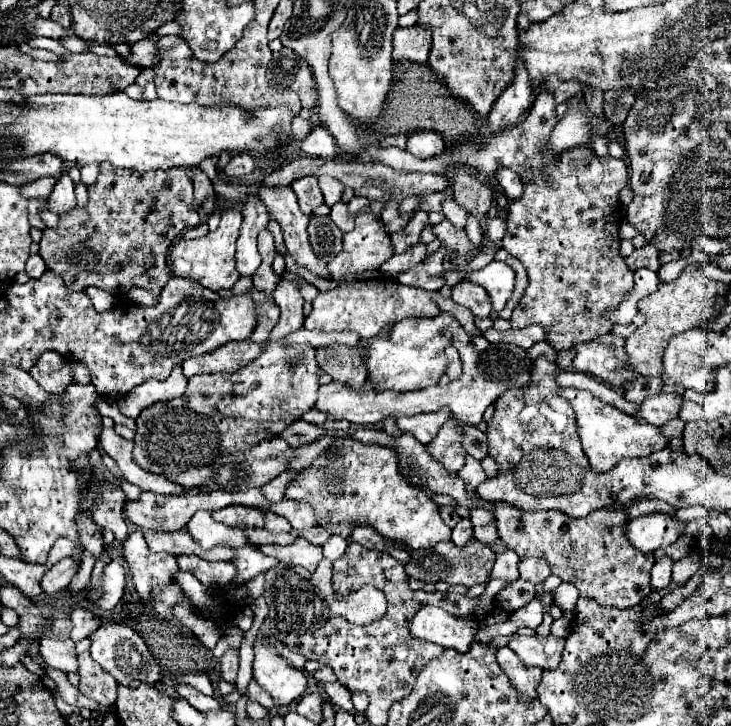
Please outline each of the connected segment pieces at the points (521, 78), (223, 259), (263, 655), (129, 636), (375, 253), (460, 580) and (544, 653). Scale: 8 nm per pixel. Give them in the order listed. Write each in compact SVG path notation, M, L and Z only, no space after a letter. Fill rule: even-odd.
M522 59L516 63L516 77L512 85L498 97L494 103L490 115L488 115L488 127L498 133L504 127L510 127L520 121L520 117L528 111L528 107L534 101L534 91L530 87L530 77L522 65Z
M228 207L222 211L220 227L214 233L208 233L200 239L194 241L178 241L172 251L170 251L170 261L172 261L172 273L176 277L186 277L192 281L198 281L202 287L220 291L220 289L232 289L234 283L238 281L240 273L236 271L236 239L238 239L238 229L242 225L242 213L238 207Z
M264 635L256 637L254 653L254 679L278 701L278 707L288 707L292 701L302 697L308 689L306 673L282 659Z
M124 623L102 625L96 633L90 635L90 641L92 641L92 647L90 647L92 659L106 673L110 673L120 685L138 687L142 683L156 685L158 681L162 681L162 667L160 667L160 663L154 659L150 649L146 647L144 639L134 629L130 629L128 625L124 625Z
M368 213L368 215L356 217L354 229L344 235L344 249L342 249L342 253L338 253L338 257L334 257L328 263L328 269L330 269L330 275L332 275L334 281L350 283L350 281L358 281L358 277L364 271L380 269L380 265L386 259L390 259L392 255L394 255L394 249L392 249L392 243L390 243L390 235L386 233L382 221Z
M470 539L466 545L458 547L452 541L442 541L430 549L422 549L422 551L410 551L412 559L410 563L406 563L406 573L412 579L420 579L424 583L438 583L444 581L448 585L464 585L464 587L472 587L472 585L480 585L480 583L488 583L490 581L490 571L494 565L496 555L482 545L478 539Z
M514 635L514 639L508 645L518 653L518 657L524 661L528 667L542 667L542 669L556 669L560 659L562 659L562 649L564 649L564 639L548 635Z

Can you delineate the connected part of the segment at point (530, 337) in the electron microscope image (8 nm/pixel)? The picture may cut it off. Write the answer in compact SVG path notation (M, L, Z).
M524 327L524 329L508 329L508 331L496 331L496 329L488 329L484 333L484 337L490 341L490 343L514 343L522 349L530 349L534 343L542 341L546 335L546 331L542 327Z

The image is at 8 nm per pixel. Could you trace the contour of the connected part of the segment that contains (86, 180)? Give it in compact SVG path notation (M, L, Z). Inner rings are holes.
M90 163L90 165L82 167L80 173L82 173L82 183L84 185L92 185L96 181L96 177L98 177L98 165L96 163Z

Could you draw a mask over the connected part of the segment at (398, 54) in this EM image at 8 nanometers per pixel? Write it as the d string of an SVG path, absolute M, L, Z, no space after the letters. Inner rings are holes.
M428 25L398 27L394 31L394 59L410 59L416 63L426 63L432 47L432 33Z

